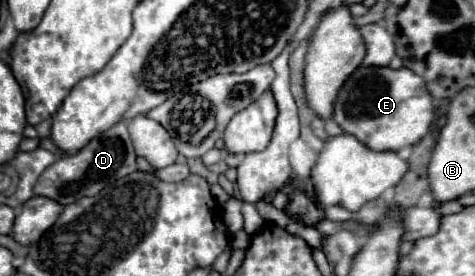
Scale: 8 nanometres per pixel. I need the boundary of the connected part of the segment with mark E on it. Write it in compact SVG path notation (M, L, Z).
M358 67L340 89L334 109L334 121L344 133L356 135L374 151L400 151L402 147L418 143L428 133L432 119L432 95L424 79L406 67Z

